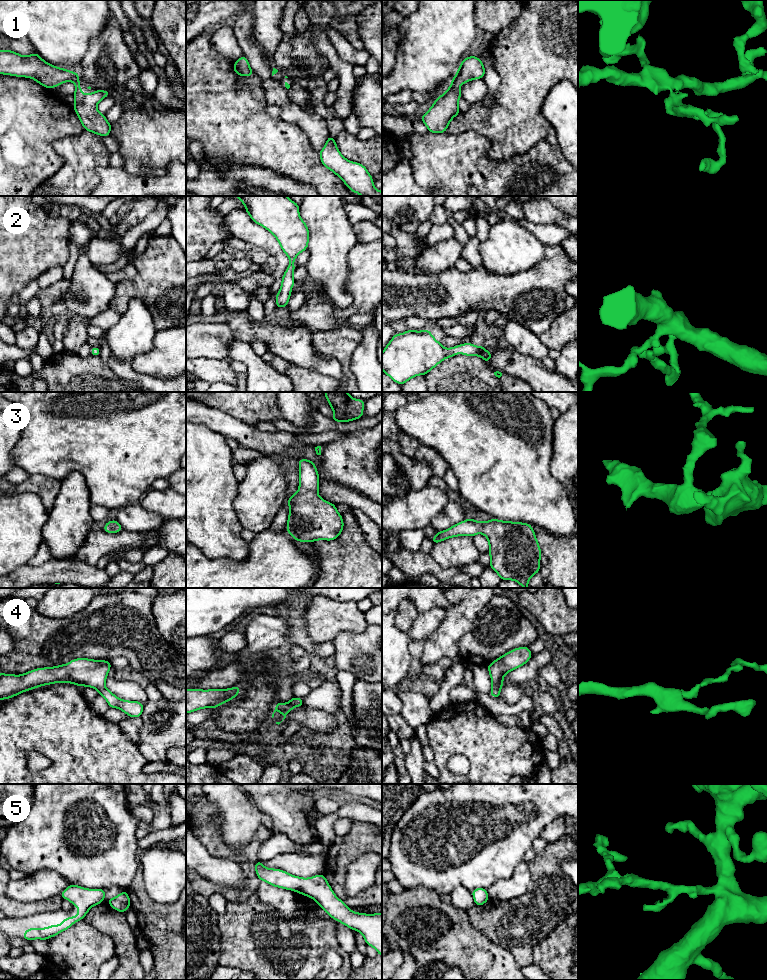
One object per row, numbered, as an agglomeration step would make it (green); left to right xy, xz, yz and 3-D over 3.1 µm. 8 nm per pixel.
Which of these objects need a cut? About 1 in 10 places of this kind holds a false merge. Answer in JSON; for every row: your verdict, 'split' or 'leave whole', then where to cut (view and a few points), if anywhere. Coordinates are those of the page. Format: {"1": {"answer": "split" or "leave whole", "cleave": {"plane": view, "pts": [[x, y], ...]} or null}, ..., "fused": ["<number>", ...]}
{"1": {"answer": "leave whole", "cleave": null}, "2": {"answer": "leave whole", "cleave": null}, "3": {"answer": "leave whole", "cleave": null}, "4": {"answer": "leave whole", "cleave": null}, "5": {"answer": "leave whole", "cleave": null}, "fused": []}

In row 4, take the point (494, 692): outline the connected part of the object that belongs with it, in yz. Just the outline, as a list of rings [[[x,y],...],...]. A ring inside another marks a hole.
[[[529,647],[513,649],[497,658],[487,666],[490,673],[492,689],[489,694],[500,698],[500,689],[503,687],[503,677],[510,671],[523,666],[532,657]]]

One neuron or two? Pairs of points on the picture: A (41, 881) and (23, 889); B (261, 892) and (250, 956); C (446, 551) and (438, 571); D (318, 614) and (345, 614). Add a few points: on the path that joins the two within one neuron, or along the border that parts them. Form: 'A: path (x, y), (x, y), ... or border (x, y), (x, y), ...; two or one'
A: path (37, 885), (34, 888), (27, 889); one
B: border (254, 894), (261, 902), (279, 913); two
C: border (429, 553), (443, 567), (459, 568); two
D: path (325, 614), (338, 614); one

